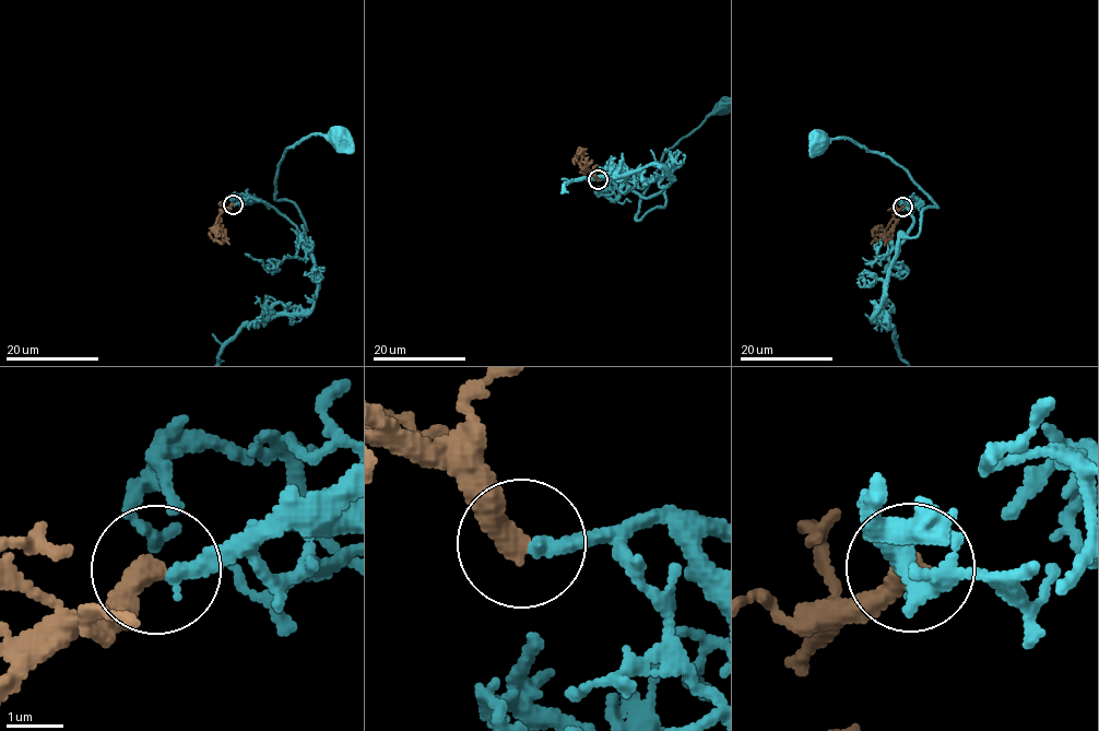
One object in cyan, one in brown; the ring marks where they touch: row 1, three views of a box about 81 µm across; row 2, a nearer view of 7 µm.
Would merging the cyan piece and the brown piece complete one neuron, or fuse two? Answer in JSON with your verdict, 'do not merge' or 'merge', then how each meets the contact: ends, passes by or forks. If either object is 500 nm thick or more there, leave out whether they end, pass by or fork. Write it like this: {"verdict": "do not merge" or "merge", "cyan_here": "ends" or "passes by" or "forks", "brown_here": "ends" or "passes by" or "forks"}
{"verdict": "merge", "cyan_here": "ends", "brown_here": "ends"}

